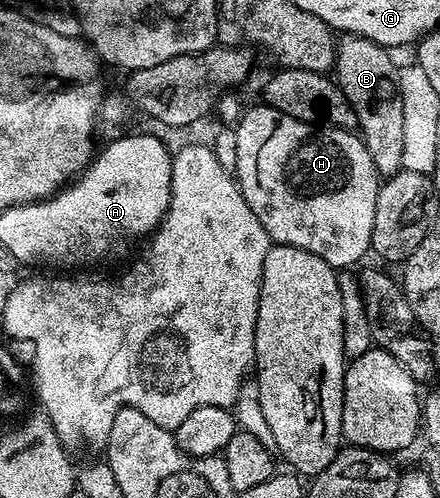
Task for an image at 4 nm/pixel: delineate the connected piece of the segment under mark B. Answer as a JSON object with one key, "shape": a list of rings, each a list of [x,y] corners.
{"shape":[[[350,36],[343,44],[336,48],[336,83],[338,89],[350,103],[350,109],[358,119],[357,129],[360,131],[363,142],[368,146],[368,154],[372,154],[372,162],[376,166],[379,177],[389,178],[397,172],[403,171],[404,162],[404,102],[399,88],[399,65],[394,65],[394,60],[389,51],[382,45],[366,40],[363,36]]]}

